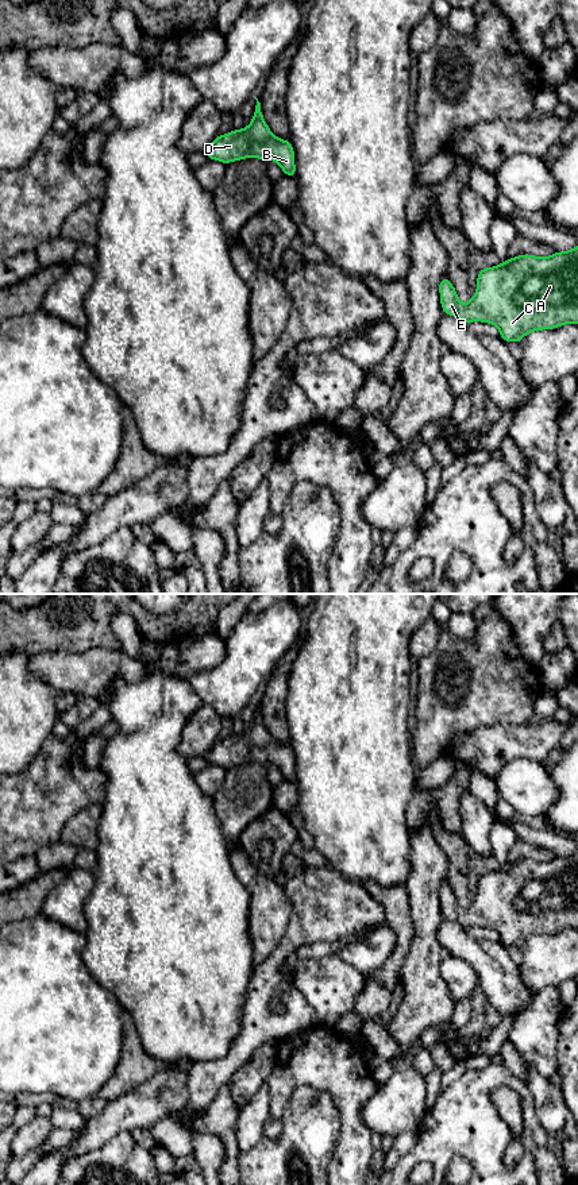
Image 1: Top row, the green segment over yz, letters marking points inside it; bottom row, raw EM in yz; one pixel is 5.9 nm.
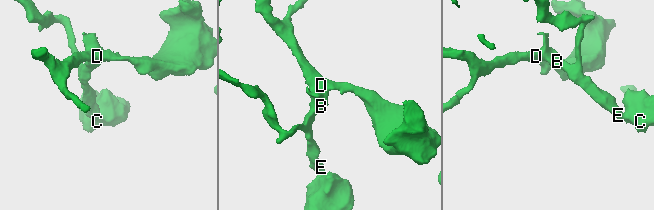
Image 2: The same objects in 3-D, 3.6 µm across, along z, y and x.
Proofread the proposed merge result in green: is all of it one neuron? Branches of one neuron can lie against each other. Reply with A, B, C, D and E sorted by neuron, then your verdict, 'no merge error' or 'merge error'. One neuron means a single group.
A B C D E; no merge error

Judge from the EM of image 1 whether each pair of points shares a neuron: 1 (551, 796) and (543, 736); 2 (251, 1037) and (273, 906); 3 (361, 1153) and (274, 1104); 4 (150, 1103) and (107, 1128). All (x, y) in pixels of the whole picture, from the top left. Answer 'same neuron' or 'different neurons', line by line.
1: different neurons
2: different neurons
3: same neuron
4: same neuron

